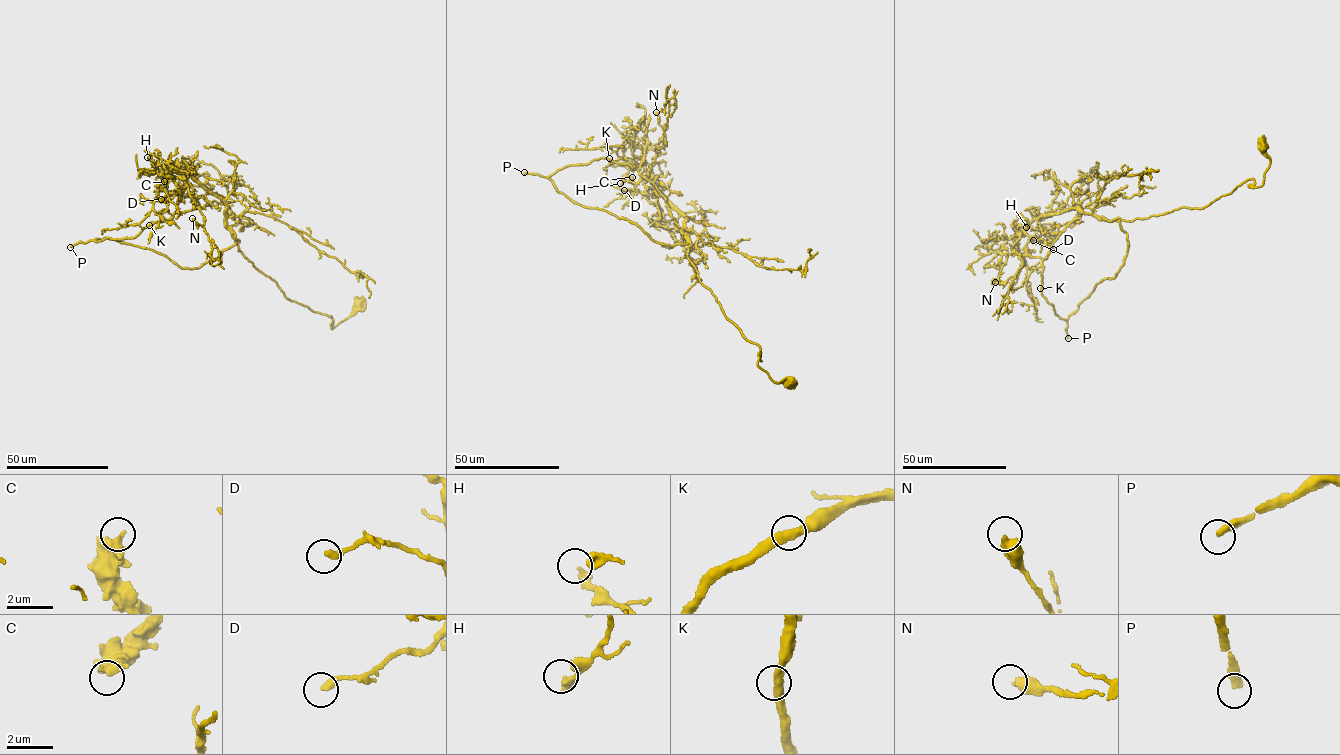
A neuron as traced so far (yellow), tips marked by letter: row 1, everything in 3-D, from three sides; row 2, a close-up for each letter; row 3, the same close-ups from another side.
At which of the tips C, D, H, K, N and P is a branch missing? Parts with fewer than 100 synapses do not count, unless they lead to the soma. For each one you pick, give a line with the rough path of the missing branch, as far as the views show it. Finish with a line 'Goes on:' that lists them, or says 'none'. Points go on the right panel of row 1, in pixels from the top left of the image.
P: course (1068, 338), (1064, 358), (1069, 378), (1078, 384), (1095, 372), (1115, 365), (1165, 367), (1180, 378), (1178, 375)
Goes on: P

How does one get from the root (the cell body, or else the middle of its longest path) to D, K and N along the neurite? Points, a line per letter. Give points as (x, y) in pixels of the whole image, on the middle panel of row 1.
D: (790, 381), (761, 368), (760, 347), (700, 281), (686, 216), (649, 170), (637, 192), (624, 190)
K: (790, 381), (758, 365), (760, 347), (700, 281), (689, 239), (656, 242), (549, 178), (609, 158)
N: (790, 381), (758, 365), (760, 347), (688, 258), (686, 216), (649, 170), (666, 145), (656, 112)

